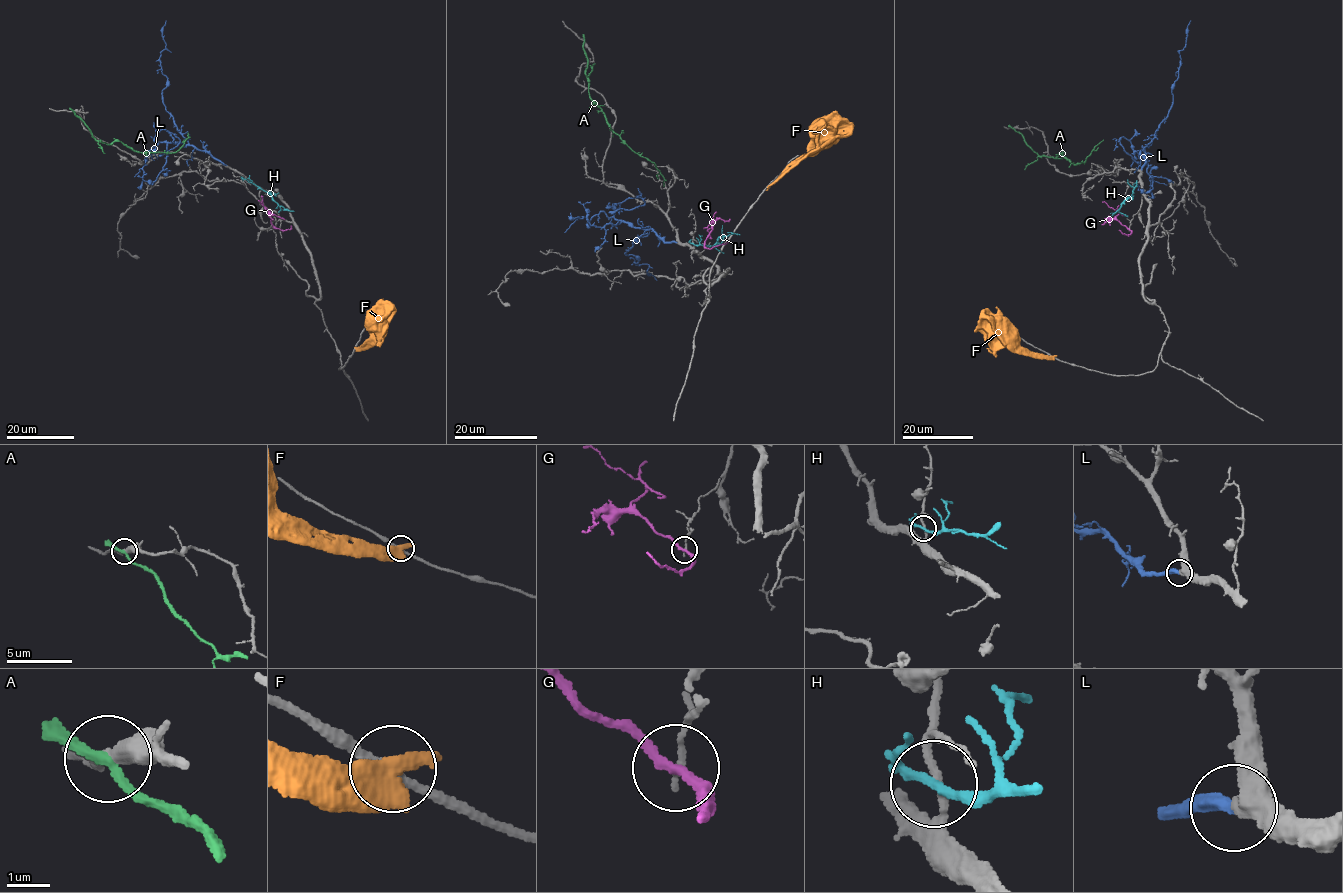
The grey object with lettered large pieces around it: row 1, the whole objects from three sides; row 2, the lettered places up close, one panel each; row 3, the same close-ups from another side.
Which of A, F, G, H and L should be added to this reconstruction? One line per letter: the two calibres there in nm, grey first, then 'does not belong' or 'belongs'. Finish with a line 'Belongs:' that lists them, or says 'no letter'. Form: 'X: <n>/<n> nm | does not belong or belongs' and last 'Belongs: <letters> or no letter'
A: 320/220 nm | does not belong
F: 200/550 nm | does not belong
G: 140/220 nm | does not belong
H: 130/130 nm | does not belong
L: 340/280 nm | belongs
Belongs: L

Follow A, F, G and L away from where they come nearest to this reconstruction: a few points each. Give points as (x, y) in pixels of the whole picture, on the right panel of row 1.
A: (1014, 128), (1039, 155), (1054, 158), (1062, 153), (1074, 164), (1084, 162), (1103, 139)
F: (1053, 356), (1027, 352), (1009, 334), (998, 329), (974, 331)
G: (1129, 229), (1115, 217), (1118, 212), (1102, 201)
L: (1141, 169), (1146, 161), (1140, 152), (1172, 106), (1178, 51), (1185, 46), (1191, 20)

